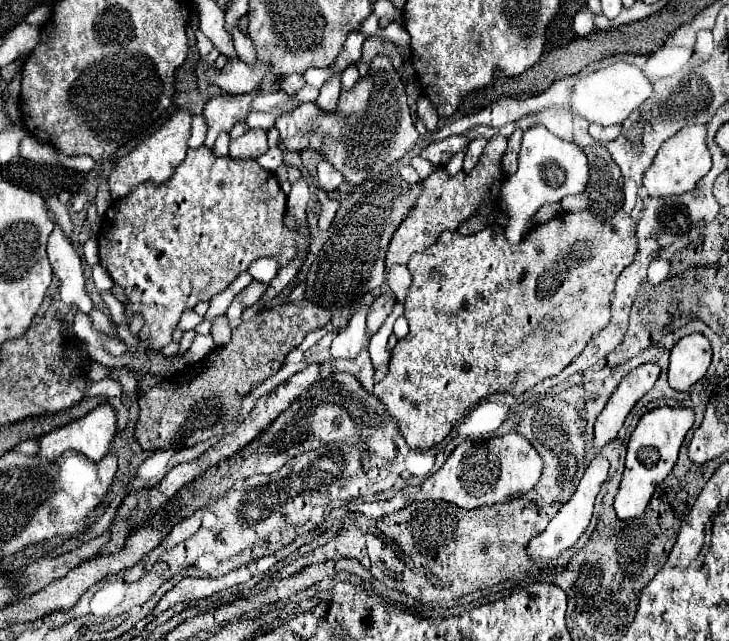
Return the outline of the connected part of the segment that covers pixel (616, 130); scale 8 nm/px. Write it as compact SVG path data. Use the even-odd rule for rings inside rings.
M589 125L589 133L597 141L613 141L613 139L619 137L621 127L591 127Z

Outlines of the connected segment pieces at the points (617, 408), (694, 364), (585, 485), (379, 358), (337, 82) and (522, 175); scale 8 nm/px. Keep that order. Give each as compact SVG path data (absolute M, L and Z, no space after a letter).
M643 363L629 371L617 389L611 393L605 409L595 421L595 447L603 449L609 441L615 439L617 431L621 429L625 417L633 409L633 405L655 385L659 377L657 363Z
M689 333L681 337L669 357L669 385L675 391L687 391L707 371L711 363L709 339L701 333Z
M595 457L591 461L591 465L587 467L585 475L581 477L579 485L577 485L577 491L571 495L571 499L559 509L559 513L549 521L547 529L541 533L541 535L535 535L531 541L529 541L529 547L527 547L527 553L531 559L555 559L559 557L565 549L569 549L581 535L583 531L587 529L589 521L591 521L591 515L593 515L593 503L595 503L595 497L603 485L603 481L607 479L607 471L609 471L609 463L607 459L603 457Z
M397 303L395 305L395 309L393 309L393 315L389 315L387 319L385 319L385 323L381 325L381 329L371 337L371 341L369 341L369 353L371 353L371 361L373 361L373 365L375 367L383 367L383 365L387 365L389 363L389 351L387 351L387 339L389 339L389 335L393 333L393 323L395 323L395 319L397 317L401 317L403 315L403 305L401 303Z
M341 71L333 73L325 85L321 87L321 93L317 97L317 105L323 109L323 111L335 111L335 105L337 105L337 99L341 95Z
M531 125L523 131L523 145L519 153L519 169L515 175L507 177L501 189L501 207L509 215L505 235L509 243L519 243L521 235L529 231L529 221L535 211L545 203L557 203L565 195L583 193L589 181L589 165L583 149L571 141L563 141L545 125Z

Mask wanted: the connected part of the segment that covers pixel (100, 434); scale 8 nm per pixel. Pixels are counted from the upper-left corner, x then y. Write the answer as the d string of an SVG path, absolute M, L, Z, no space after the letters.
M103 403L103 405L97 405L93 411L89 411L85 417L81 417L77 421L71 421L71 423L59 427L59 429L53 429L51 433L41 435L37 439L37 445L39 445L37 455L41 459L53 461L53 459L61 457L63 451L73 449L77 453L87 455L93 461L99 461L99 459L103 459L111 451L111 441L115 437L115 431L117 431L117 413L115 413L115 409L111 405Z

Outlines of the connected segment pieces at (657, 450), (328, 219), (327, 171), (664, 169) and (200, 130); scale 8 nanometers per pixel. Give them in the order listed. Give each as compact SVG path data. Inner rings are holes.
M657 407L657 409L647 411L639 419L627 443L625 471L623 471L623 479L621 479L621 485L613 503L619 519L635 519L645 511L657 485L671 473L677 461L681 443L691 427L693 427L693 409L689 407Z
M323 199L321 205L323 205L323 211L321 211L321 217L319 217L319 229L325 231L325 229L331 227L333 217L335 217L337 209L341 207L341 201L339 199Z
M325 159L319 161L317 165L317 181L319 181L319 187L325 189L325 191L337 191L339 185L343 183L343 175L333 167L329 165Z
M687 125L671 139L667 139L657 151L651 167L643 177L643 187L649 197L667 197L667 195L683 195L693 191L697 181L707 175L711 169L711 153L705 145L705 125Z
M197 115L197 117L193 119L193 129L191 129L191 137L189 137L189 147L191 147L191 149L201 147L203 141L205 141L205 133L207 133L205 117L203 117L203 115Z

